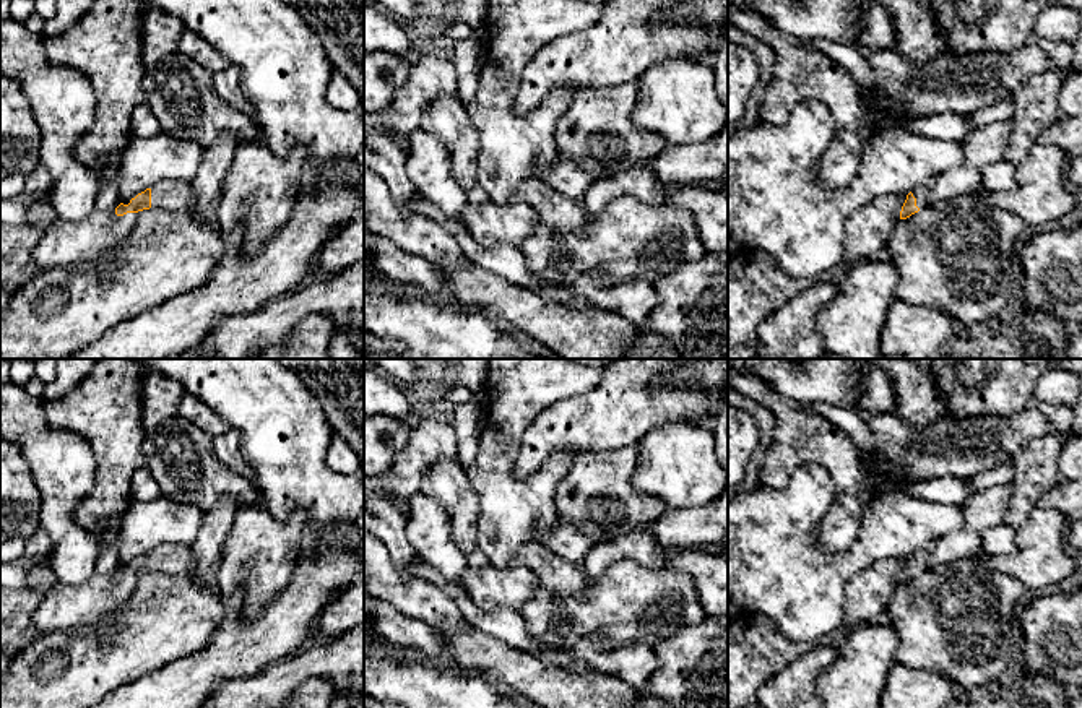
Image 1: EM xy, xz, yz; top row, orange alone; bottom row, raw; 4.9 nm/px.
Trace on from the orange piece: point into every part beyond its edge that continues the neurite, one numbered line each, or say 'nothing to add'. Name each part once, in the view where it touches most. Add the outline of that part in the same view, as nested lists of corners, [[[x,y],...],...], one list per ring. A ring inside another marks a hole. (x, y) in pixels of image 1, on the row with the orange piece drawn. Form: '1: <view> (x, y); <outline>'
1: xy (171, 195); [[[164,179],[151,187],[151,208],[182,211],[193,200],[190,182]]]

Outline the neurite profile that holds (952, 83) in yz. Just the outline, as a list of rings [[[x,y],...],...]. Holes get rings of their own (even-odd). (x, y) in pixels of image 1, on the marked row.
[[[1040,44],[1004,55],[941,52],[926,63],[908,63],[892,49],[868,52],[876,89],[895,101],[910,117],[934,114],[970,115],[1012,99],[1024,80],[1056,70]]]

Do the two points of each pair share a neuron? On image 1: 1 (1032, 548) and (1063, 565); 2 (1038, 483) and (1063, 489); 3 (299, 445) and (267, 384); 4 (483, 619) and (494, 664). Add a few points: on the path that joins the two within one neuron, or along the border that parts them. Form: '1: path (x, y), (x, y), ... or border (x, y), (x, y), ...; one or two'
1: path (1040, 556), (1047, 562), (1055, 564); one
2: border (1060, 479), (1038, 504); two
3: path (285, 431), (267, 398); one
4: border (470, 624), (522, 648); two

